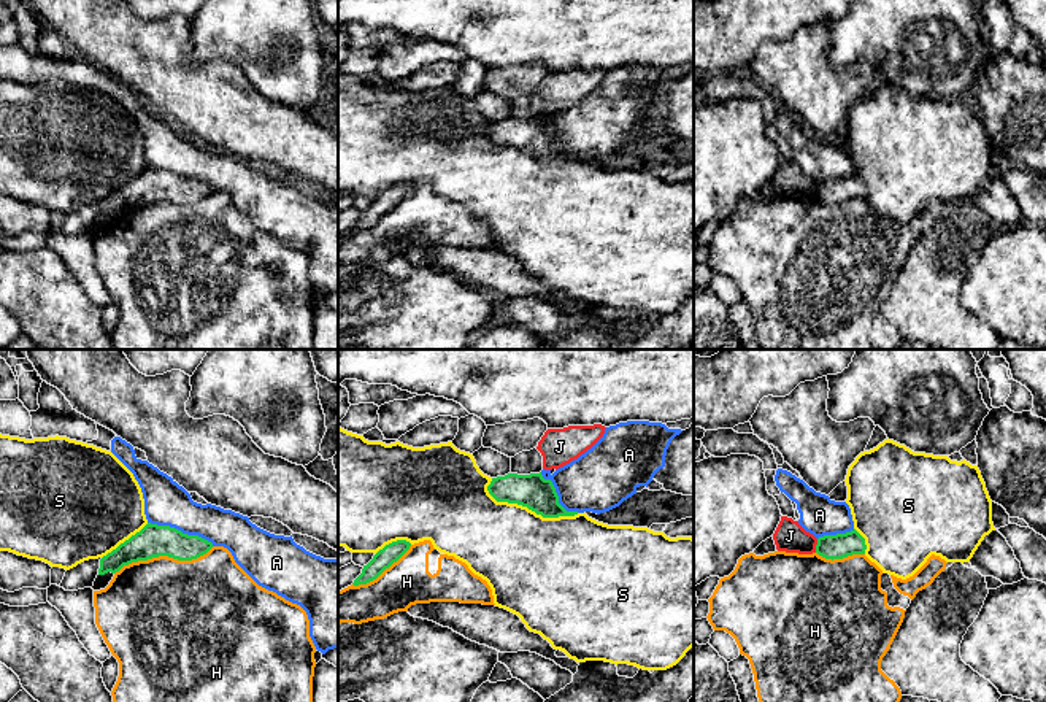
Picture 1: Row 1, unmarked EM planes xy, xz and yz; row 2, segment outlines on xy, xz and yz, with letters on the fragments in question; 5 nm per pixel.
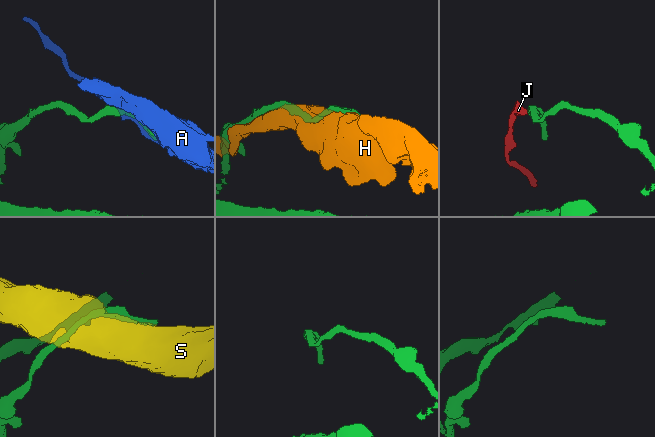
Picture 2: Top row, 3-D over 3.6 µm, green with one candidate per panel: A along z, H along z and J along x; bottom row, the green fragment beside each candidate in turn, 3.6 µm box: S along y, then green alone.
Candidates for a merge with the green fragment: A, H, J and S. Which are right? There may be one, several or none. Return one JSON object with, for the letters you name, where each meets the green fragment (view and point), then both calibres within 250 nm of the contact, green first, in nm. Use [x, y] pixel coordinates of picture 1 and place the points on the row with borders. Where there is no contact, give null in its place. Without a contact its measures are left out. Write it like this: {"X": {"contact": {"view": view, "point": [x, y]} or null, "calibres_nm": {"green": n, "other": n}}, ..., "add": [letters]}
{"add": []}

